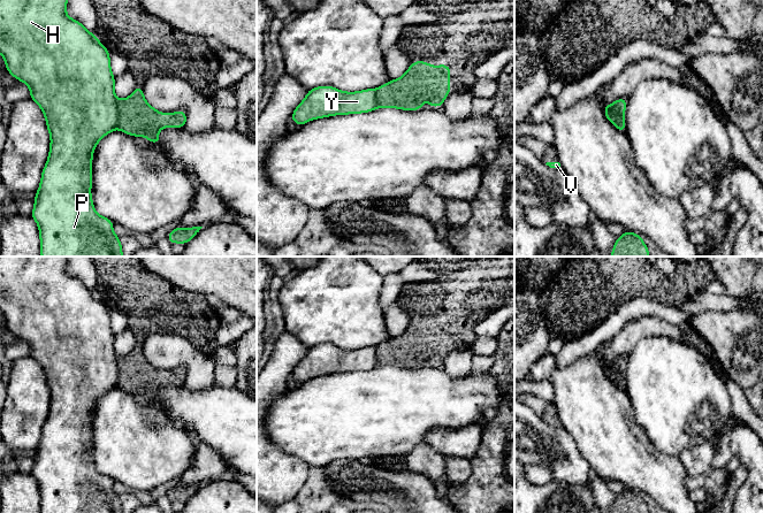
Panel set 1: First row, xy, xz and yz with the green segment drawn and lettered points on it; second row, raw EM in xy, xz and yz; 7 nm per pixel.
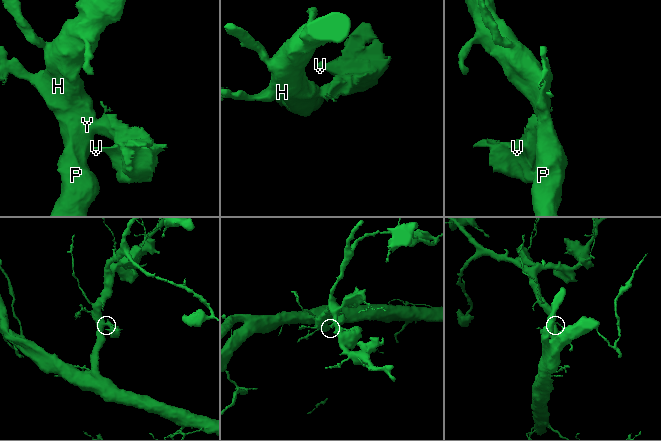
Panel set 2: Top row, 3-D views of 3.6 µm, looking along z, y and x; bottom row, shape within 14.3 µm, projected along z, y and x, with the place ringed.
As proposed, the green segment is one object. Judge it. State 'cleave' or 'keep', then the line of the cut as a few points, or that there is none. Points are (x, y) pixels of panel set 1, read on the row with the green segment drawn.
cleave | xy (116, 100), (117, 127)

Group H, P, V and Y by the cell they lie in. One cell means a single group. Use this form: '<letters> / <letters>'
H P Y / V

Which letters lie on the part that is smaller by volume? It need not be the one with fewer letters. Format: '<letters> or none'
V

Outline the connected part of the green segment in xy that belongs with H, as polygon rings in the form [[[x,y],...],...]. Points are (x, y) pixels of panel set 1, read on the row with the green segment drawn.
[[[0,0],[0,53],[2,54],[8,72],[17,81],[30,87],[32,99],[44,112],[47,129],[51,136],[48,160],[41,173],[41,181],[36,192],[35,207],[31,217],[39,227],[41,256],[123,256],[120,237],[113,232],[113,221],[100,216],[93,208],[91,197],[92,156],[98,141],[117,128],[117,98],[114,92],[115,77],[110,71],[109,51],[98,40],[96,35],[87,31],[79,21],[66,14],[68,0]]]

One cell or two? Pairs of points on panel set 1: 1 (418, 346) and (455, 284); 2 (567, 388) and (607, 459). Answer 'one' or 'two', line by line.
1: one
2: one

